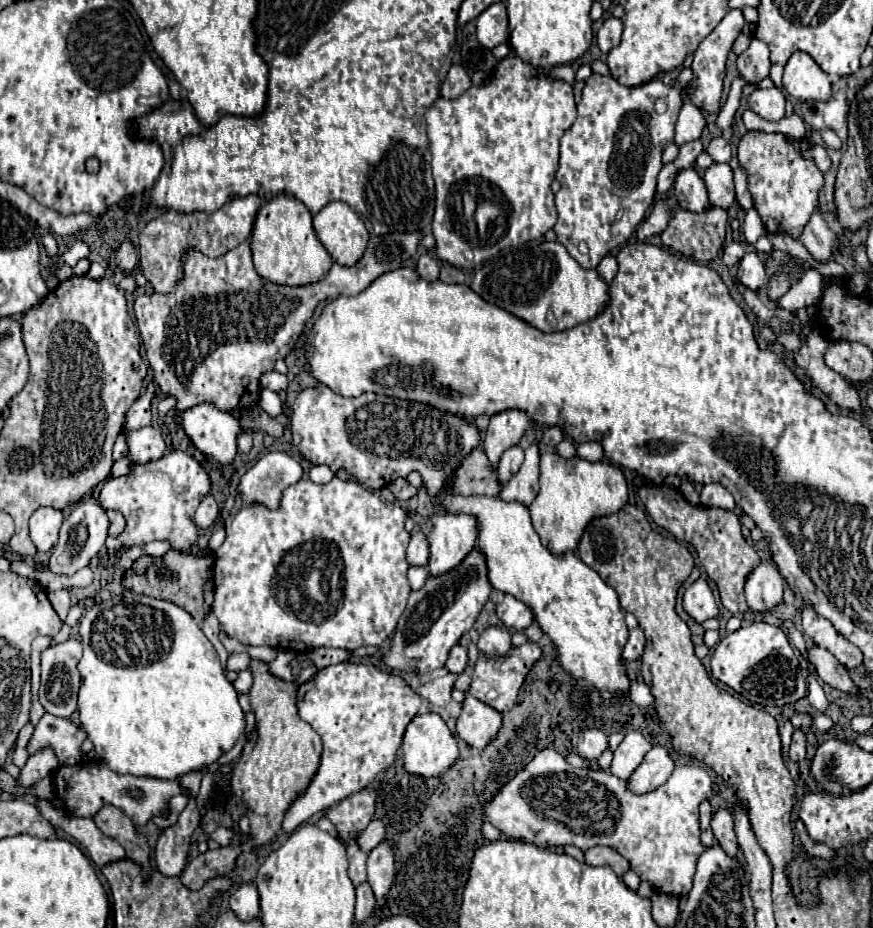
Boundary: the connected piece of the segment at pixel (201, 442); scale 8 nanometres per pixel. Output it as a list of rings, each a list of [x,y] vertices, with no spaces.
[[[195,404],[183,412],[183,428],[213,466],[233,462],[241,426],[231,412],[221,412],[213,404]]]

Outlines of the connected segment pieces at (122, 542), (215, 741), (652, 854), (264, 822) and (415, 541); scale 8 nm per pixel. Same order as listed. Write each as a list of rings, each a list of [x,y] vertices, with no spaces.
[[[173,450],[173,452],[165,454],[163,458],[147,462],[147,464],[131,464],[129,474],[125,474],[125,476],[119,476],[119,478],[111,476],[109,480],[103,482],[103,488],[99,494],[99,504],[107,510],[121,512],[125,516],[125,530],[117,536],[107,536],[105,546],[107,546],[109,554],[117,556],[119,550],[123,550],[127,546],[143,546],[153,540],[167,540],[173,550],[189,554],[191,546],[197,542],[197,536],[199,536],[197,526],[193,522],[193,514],[195,514],[195,508],[199,506],[201,498],[205,498],[209,494],[209,490],[211,490],[211,480],[209,480],[209,474],[205,472],[205,468],[193,456],[189,456],[181,450]]]
[[[125,592],[121,596],[109,594],[95,602],[95,606],[83,614],[79,622],[79,634],[83,642],[83,658],[79,660],[79,672],[81,672],[81,688],[79,688],[79,714],[81,714],[81,724],[91,738],[97,756],[113,770],[119,774],[133,774],[133,776],[151,776],[151,778],[161,778],[161,780],[177,780],[189,772],[203,770],[217,762],[225,752],[229,752],[235,742],[243,736],[245,732],[245,714],[237,702],[237,692],[233,684],[225,678],[223,666],[219,662],[219,654],[213,648],[213,644],[207,640],[207,636],[201,632],[199,624],[193,620],[189,612],[179,608],[173,602],[167,600],[157,600],[151,596],[139,596],[135,592]]]
[[[545,748],[537,752],[537,756],[521,772],[517,772],[513,780],[505,782],[497,796],[485,802],[481,818],[505,836],[523,838],[525,842],[533,842],[541,848],[575,844],[585,852],[599,844],[611,846],[629,860],[631,870],[639,874],[641,880],[649,882],[653,890],[681,898],[689,892],[697,858],[705,850],[699,840],[699,804],[703,800],[711,800],[711,778],[701,766],[677,766],[663,786],[649,794],[635,794],[627,788],[625,780],[613,776],[609,770],[575,768],[567,764],[557,750]]]
[[[253,660],[249,668],[253,672],[253,688],[249,690],[249,698],[257,726],[253,740],[245,744],[231,776],[235,800],[245,808],[251,820],[251,836],[245,850],[261,848],[277,840],[289,806],[309,786],[309,780],[313,780],[323,750],[319,734],[297,714],[297,686],[271,676],[267,664],[261,660]]]
[[[415,532],[411,536],[409,548],[407,548],[407,562],[411,566],[427,566],[429,562],[429,544],[423,532]]]

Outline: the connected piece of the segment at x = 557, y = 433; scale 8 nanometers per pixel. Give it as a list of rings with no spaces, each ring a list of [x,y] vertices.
[[[557,426],[547,428],[547,430],[543,432],[543,438],[541,438],[541,442],[547,444],[547,446],[551,446],[551,448],[555,448],[561,440],[563,440],[563,432],[561,432],[561,428],[557,428]]]

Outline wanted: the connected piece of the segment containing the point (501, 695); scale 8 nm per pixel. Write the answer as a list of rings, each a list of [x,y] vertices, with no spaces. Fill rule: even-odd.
[[[527,642],[527,644],[519,646],[519,648],[511,648],[511,650],[509,650],[505,656],[501,656],[501,658],[485,658],[485,656],[479,656],[479,660],[477,660],[475,668],[473,668],[471,688],[469,688],[467,692],[469,692],[471,696],[479,698],[481,702],[485,702],[485,694],[487,694],[489,690],[495,690],[495,692],[497,692],[497,698],[491,700],[489,706],[493,706],[493,708],[499,710],[499,712],[509,712],[509,710],[513,708],[515,700],[517,700],[517,692],[519,692],[519,688],[521,688],[521,684],[523,684],[523,680],[525,680],[525,676],[527,676],[527,672],[529,672],[529,668],[531,668],[539,658],[541,658],[541,650],[539,650],[539,646],[533,644],[533,642]]]

